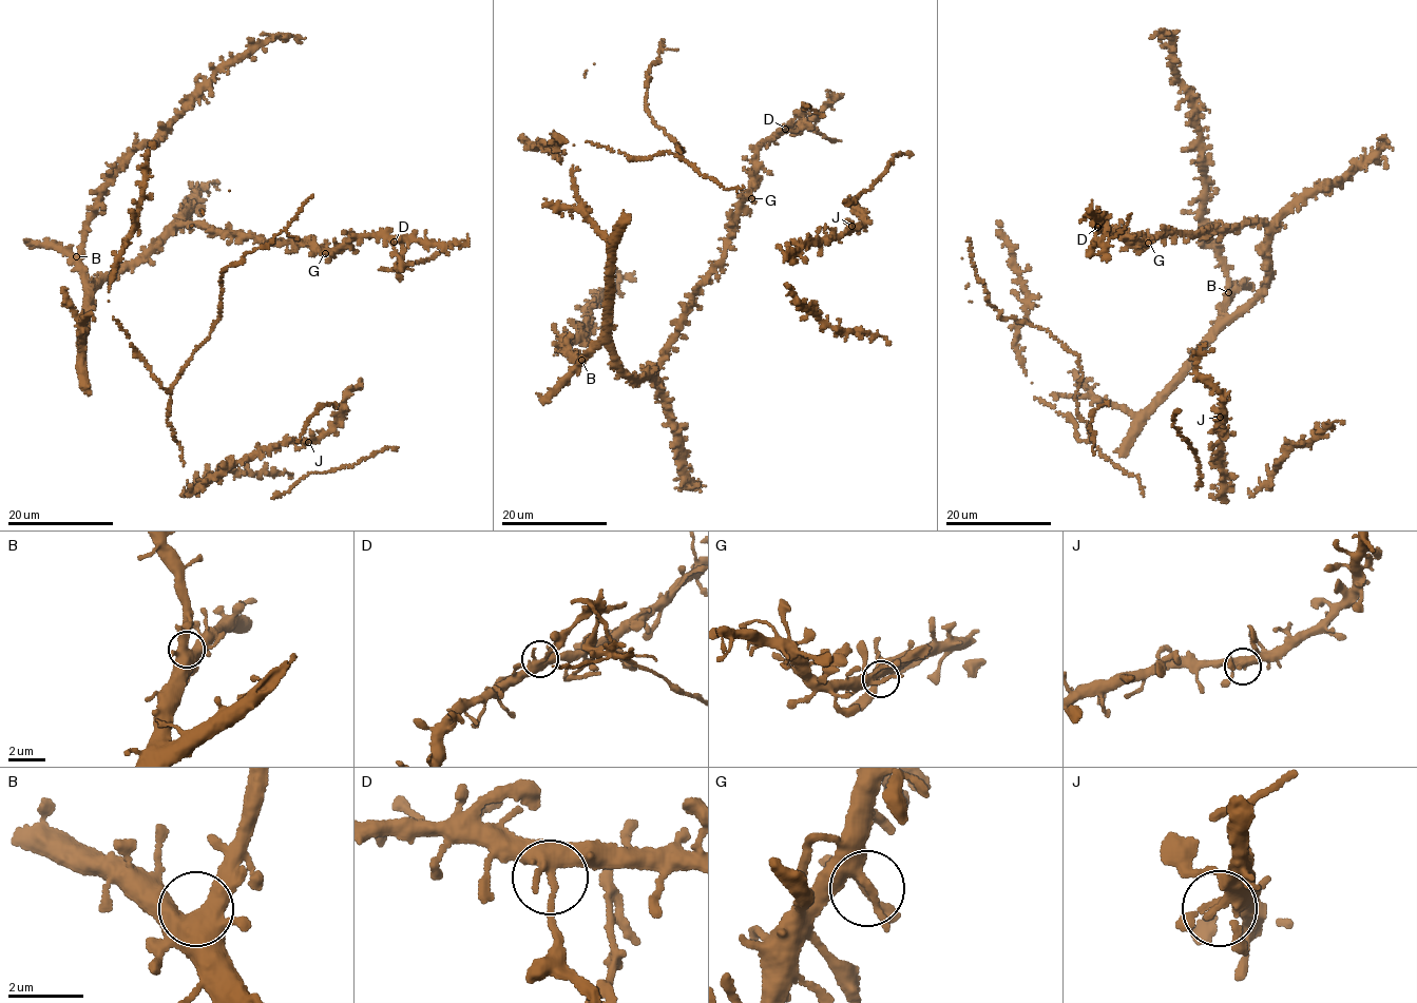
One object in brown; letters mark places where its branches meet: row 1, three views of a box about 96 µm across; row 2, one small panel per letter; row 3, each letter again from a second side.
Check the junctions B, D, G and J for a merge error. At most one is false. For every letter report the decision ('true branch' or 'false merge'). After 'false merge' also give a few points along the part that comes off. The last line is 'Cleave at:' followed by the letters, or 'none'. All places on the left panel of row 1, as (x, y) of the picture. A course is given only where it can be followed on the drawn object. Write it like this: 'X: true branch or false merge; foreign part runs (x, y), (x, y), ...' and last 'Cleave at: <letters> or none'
B: true branch
D: false merge; foreign part runs (394, 242), (395, 255), (400, 259), (400, 263), (406, 266), (445, 252)
G: true branch
J: true branch
Cleave at: D

